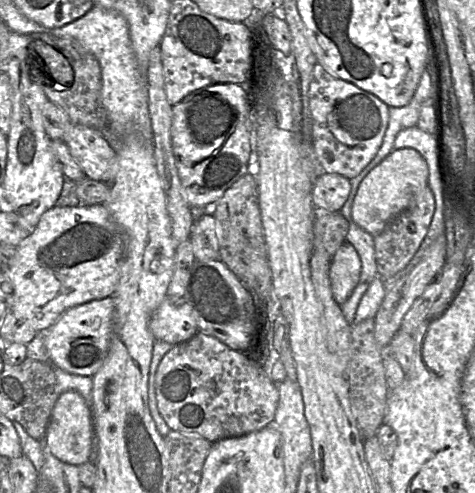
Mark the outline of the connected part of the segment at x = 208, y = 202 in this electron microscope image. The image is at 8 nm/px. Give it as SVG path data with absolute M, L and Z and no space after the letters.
M233 83L212 84L185 96L172 106L171 140L183 197L191 207L211 209L227 189L250 172L253 135L245 86Z

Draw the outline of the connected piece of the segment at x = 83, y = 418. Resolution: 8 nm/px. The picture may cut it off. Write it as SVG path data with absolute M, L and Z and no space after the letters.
M76 391L61 393L52 410L44 443L60 461L80 466L90 461L91 445L94 435L92 410L85 399Z

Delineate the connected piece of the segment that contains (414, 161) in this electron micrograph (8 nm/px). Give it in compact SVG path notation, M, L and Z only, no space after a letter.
M412 148L392 150L361 181L351 208L351 220L373 236L409 207L415 206L417 196L428 187L428 166Z

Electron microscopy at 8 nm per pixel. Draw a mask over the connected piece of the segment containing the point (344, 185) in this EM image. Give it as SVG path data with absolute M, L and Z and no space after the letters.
M321 173L312 188L315 209L339 212L351 191L351 181L338 173Z

